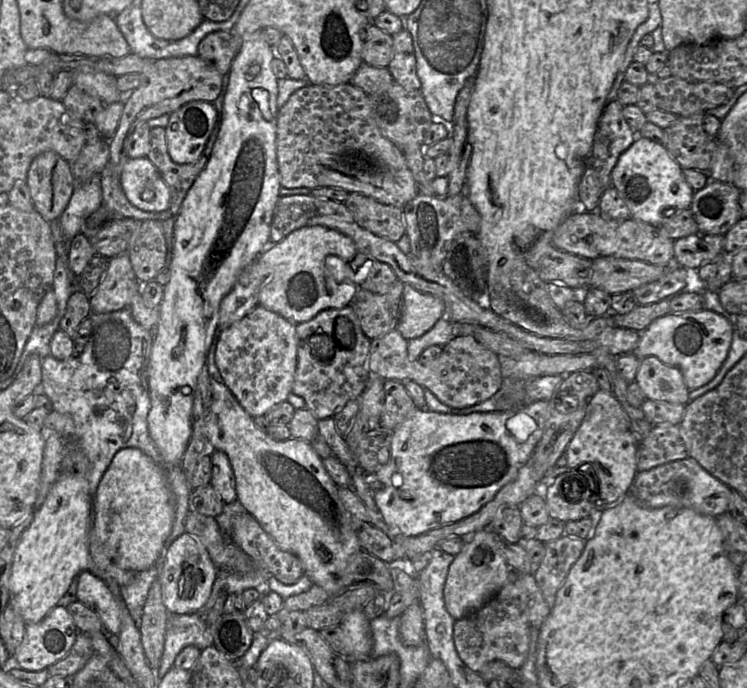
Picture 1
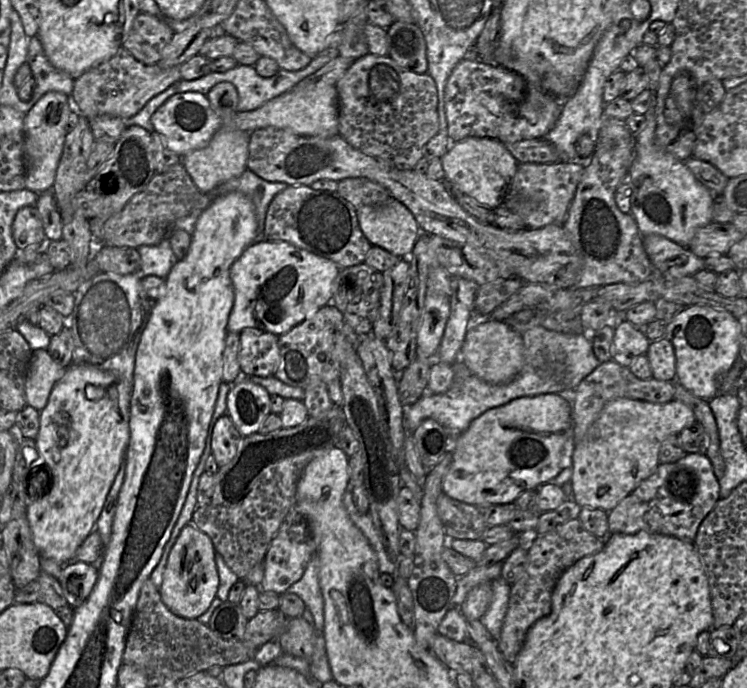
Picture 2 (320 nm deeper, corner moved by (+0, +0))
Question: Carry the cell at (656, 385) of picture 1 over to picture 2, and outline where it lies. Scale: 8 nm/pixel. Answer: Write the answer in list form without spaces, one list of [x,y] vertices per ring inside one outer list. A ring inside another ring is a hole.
[[[662,337],[651,341],[645,354],[653,378],[663,381],[675,379],[675,353],[669,340]]]

